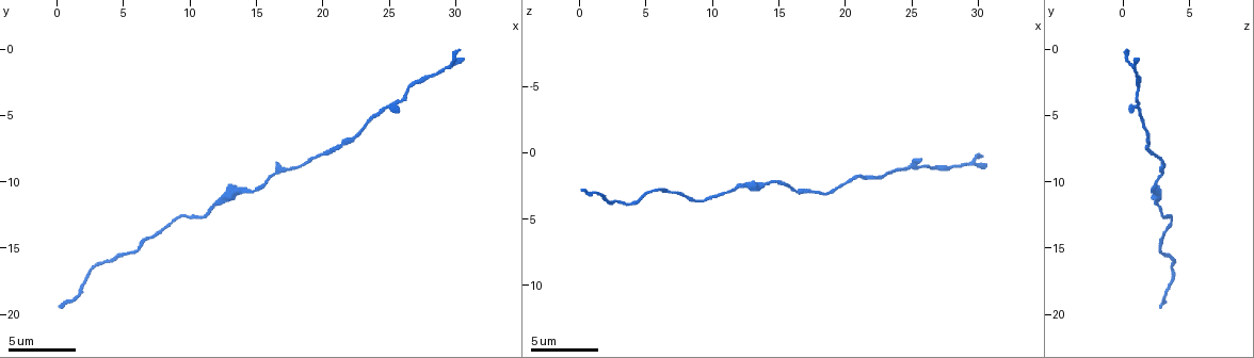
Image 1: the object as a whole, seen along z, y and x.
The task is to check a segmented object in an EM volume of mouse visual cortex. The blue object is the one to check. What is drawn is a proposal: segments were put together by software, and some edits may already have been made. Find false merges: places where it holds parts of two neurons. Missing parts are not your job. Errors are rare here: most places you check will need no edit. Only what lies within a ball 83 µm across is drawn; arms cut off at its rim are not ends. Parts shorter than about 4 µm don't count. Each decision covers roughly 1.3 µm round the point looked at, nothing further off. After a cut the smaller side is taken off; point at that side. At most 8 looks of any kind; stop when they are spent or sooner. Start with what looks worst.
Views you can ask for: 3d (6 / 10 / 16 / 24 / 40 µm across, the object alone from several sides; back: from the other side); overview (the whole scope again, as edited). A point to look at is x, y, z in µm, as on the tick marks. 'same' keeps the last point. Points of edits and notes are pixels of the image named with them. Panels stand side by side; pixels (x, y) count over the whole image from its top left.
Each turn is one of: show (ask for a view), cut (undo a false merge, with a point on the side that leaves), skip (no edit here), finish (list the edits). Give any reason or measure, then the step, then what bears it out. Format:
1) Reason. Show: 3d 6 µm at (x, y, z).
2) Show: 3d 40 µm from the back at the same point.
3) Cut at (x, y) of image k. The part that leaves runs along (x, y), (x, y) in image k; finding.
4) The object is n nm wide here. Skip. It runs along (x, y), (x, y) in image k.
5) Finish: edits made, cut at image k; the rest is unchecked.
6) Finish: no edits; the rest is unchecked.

A narrow waist. Show: 3d 16 µm at (5.6, 15.4, 3.0).

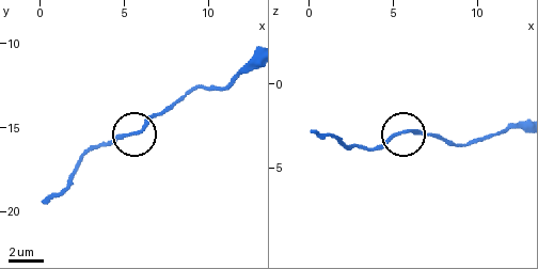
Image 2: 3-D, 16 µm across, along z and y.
Show: 3d 6 µm at (5.7, 15.2, 3.0).

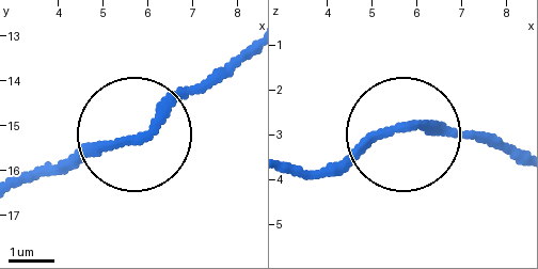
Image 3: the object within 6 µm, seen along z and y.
Skip. It runs along (246, 47), (142, 131), (43, 170) in image 3; all the same neuron.

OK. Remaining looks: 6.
Thick turns thin. Show: 3d 6 µm at (17.2, 9.0, 3.0).

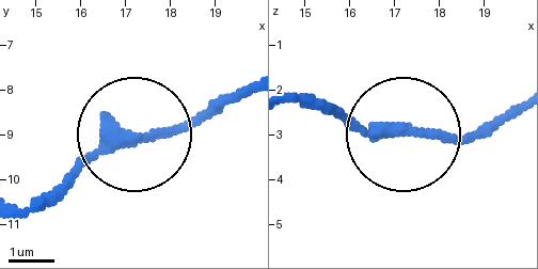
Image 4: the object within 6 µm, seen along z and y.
Skip. One neuron here.

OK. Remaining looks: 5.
Calibre changes. Show: 3d 16 µm at (12.2, 11.6, 2.6).

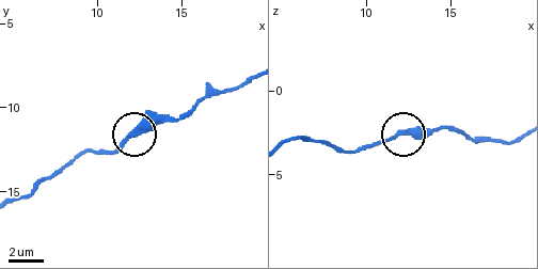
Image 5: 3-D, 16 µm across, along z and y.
The object is 320 nm wide here. Skip. It runs along (455, 129), (413, 129), (372, 146) in image 5; one neuron here.

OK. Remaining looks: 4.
A narrow waist. Show: 3d 10 µm at (26.0, 3.8, 0.8).

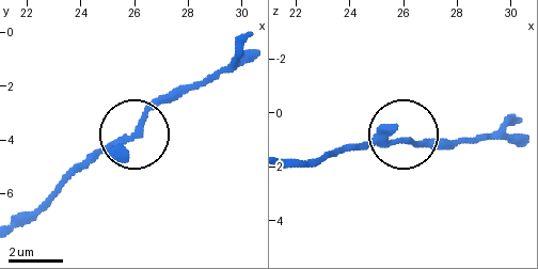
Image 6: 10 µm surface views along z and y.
The object is 230 nm wide here. Skip. All the same neuron.

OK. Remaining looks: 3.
Finish: no edits; the rest is unchecked.

